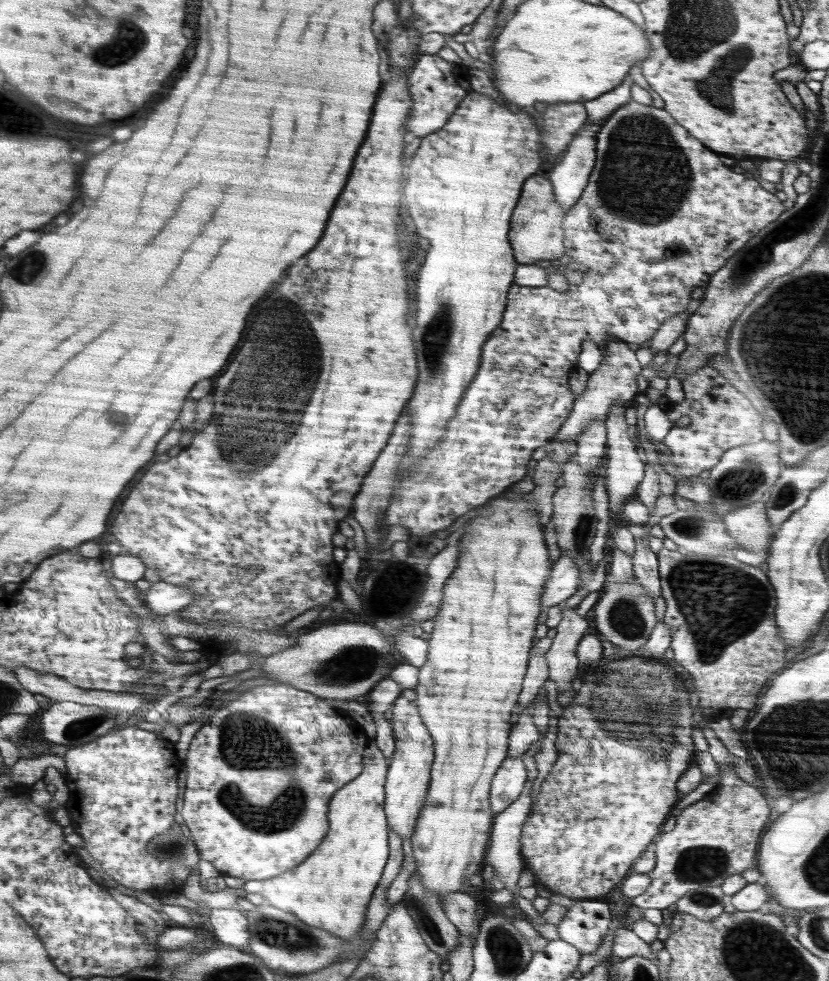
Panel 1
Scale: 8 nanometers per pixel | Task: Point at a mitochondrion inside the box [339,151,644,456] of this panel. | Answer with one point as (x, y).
(437, 334)

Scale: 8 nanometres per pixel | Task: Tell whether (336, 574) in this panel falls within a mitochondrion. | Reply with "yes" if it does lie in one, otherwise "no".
no

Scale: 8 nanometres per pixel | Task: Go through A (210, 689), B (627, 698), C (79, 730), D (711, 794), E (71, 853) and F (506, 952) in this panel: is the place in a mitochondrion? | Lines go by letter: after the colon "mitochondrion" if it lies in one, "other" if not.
A: other
B: mitochondrion
C: mitochondrion
D: other
E: other
F: mitochondrion

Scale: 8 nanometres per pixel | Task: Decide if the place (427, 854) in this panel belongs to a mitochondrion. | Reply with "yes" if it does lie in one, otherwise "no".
no

